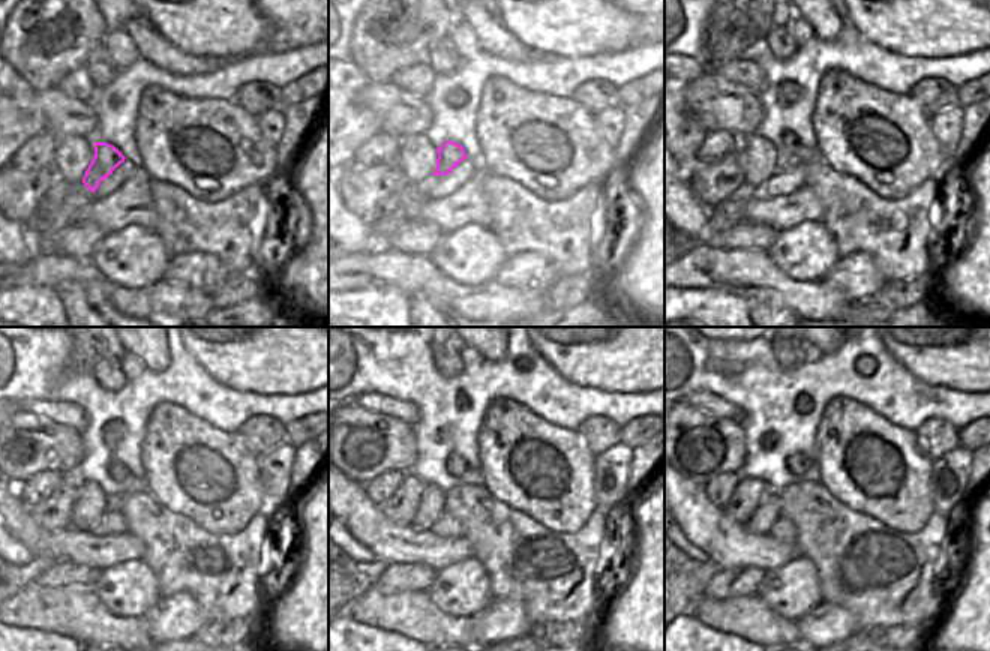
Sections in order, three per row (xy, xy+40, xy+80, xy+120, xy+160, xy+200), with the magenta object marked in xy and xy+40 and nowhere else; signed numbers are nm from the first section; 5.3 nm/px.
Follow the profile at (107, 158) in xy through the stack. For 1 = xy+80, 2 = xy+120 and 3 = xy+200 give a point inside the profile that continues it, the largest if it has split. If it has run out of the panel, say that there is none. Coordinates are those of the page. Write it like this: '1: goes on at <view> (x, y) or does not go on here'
1: goes on at xy+80 (789, 153)
2: goes on at xy+120 (119, 473)
3: goes on at xy+200 (797, 464)

